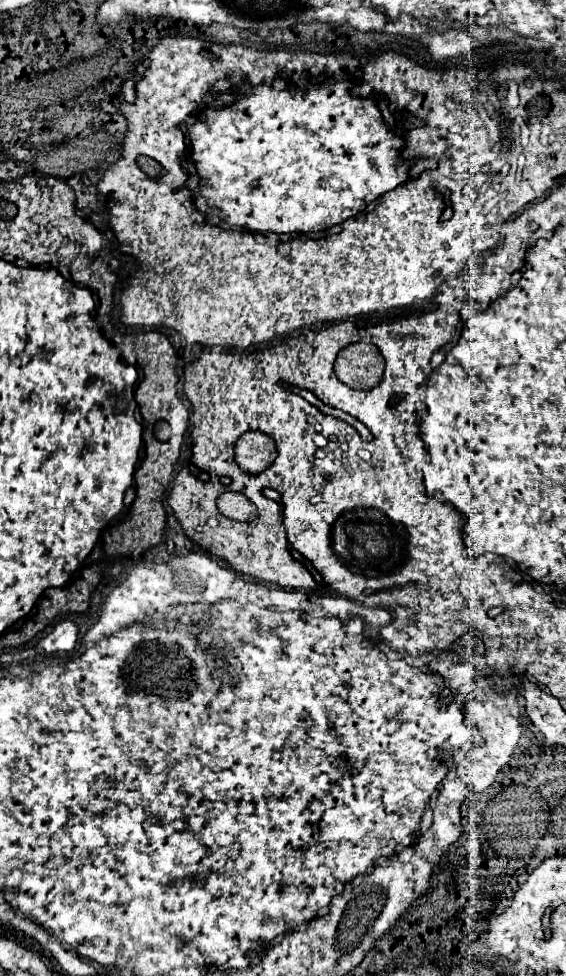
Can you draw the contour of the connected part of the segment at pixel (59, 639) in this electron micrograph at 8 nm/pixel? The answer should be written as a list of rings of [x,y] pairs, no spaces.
[[[62,620],[54,626],[54,630],[50,634],[46,634],[39,645],[46,654],[54,654],[54,652],[70,652],[74,650],[78,640],[79,629],[76,628],[74,622],[70,620]]]

